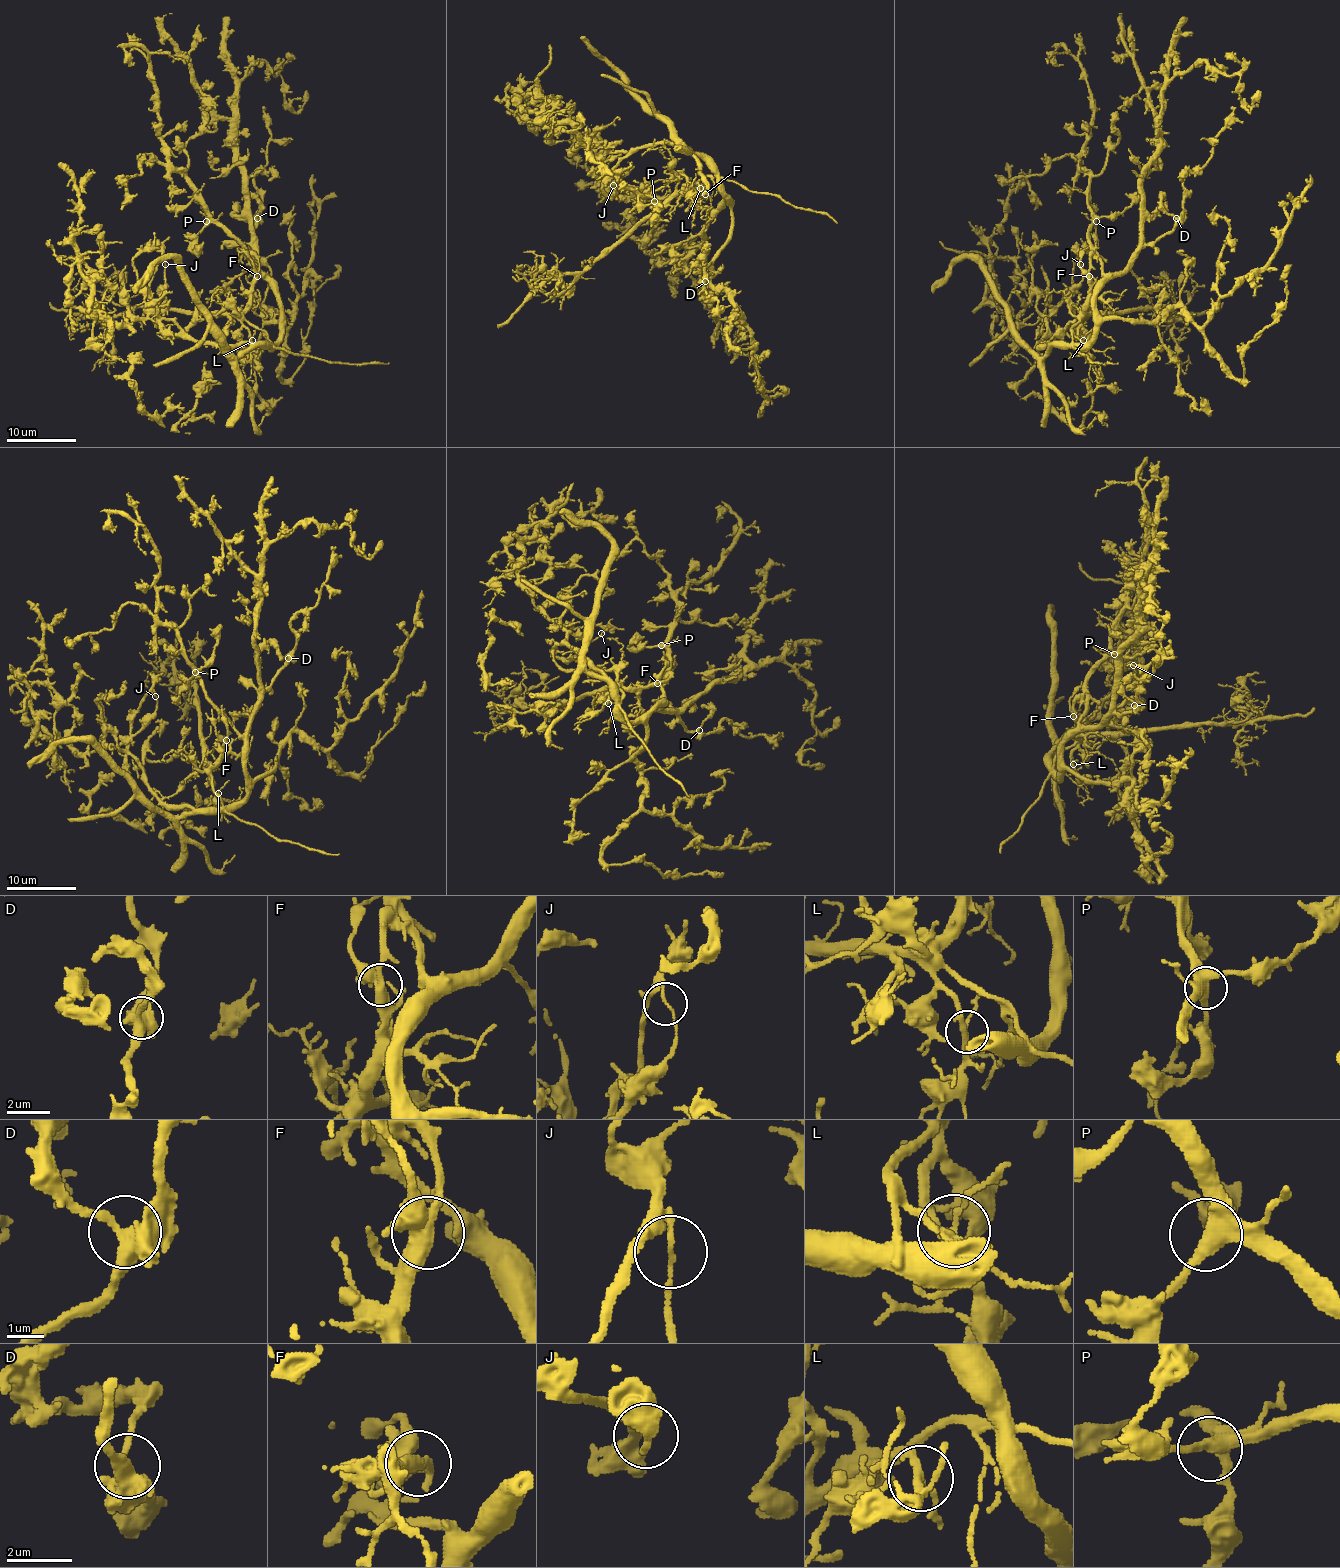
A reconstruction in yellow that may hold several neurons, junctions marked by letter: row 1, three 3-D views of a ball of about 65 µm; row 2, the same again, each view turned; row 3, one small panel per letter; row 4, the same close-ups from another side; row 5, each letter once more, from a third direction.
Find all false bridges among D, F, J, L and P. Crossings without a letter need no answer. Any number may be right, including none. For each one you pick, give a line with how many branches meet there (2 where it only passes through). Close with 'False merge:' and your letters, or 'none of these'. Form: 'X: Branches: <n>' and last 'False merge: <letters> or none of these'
F: Branches: 4
J: Branches: 2
False merge: F, J

